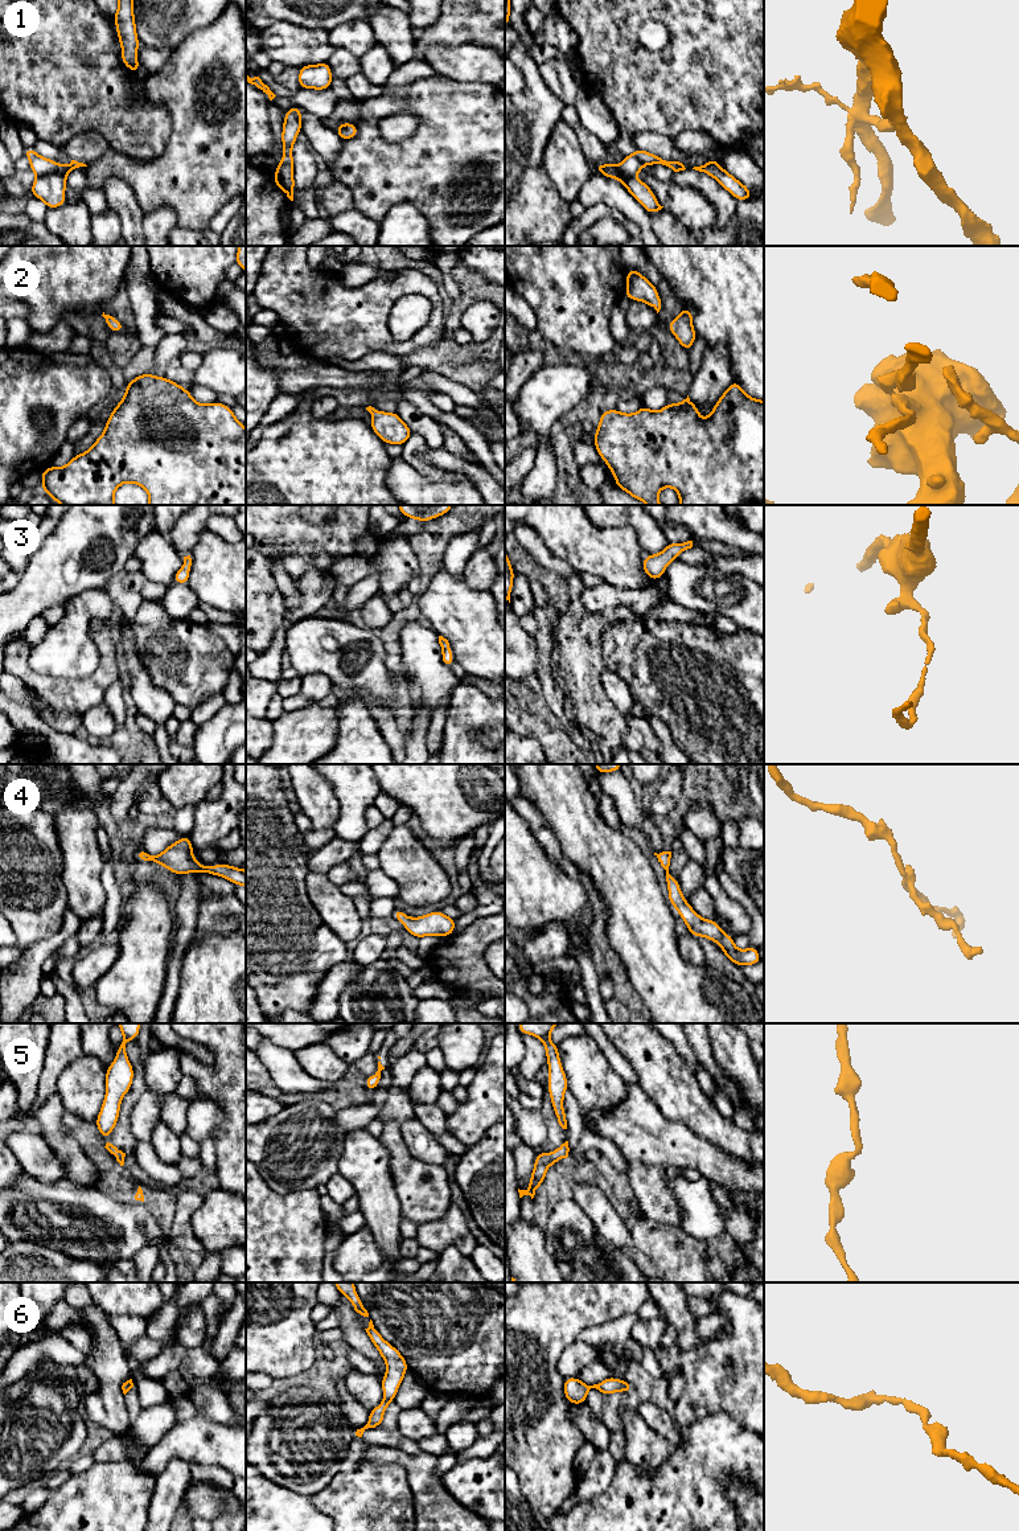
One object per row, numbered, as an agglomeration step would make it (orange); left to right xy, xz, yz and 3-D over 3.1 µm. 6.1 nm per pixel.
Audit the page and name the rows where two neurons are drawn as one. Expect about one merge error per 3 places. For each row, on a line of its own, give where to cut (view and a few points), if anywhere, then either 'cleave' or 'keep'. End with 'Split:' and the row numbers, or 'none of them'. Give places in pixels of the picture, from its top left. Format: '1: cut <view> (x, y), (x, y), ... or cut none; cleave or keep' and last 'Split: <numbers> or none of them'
1: cut xz (288, 110), (299, 120); cleave
2: cut none; keep
3: cut none; keep
4: cut none; keep
5: cut none; keep
6: cut none; keep
Split: 1

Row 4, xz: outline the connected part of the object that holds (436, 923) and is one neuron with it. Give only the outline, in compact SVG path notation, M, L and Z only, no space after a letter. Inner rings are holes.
M395 908L393 916L399 920L407 932L420 939L423 936L445 937L455 932L456 920L441 911L432 911L419 918L408 918L402 910Z

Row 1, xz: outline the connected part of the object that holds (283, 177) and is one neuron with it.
M287 110L282 132L284 152L282 161L278 164L274 181L291 201L293 201L295 189L292 148L300 131L303 131L301 122Z

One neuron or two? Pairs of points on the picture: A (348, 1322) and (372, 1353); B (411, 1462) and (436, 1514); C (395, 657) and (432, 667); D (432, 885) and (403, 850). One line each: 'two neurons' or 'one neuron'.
A: one neuron
B: one neuron
C: two neurons
D: one neuron

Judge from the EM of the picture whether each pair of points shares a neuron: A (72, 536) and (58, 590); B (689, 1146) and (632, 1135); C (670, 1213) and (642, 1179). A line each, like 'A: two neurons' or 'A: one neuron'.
A: one neuron
B: one neuron
C: one neuron

